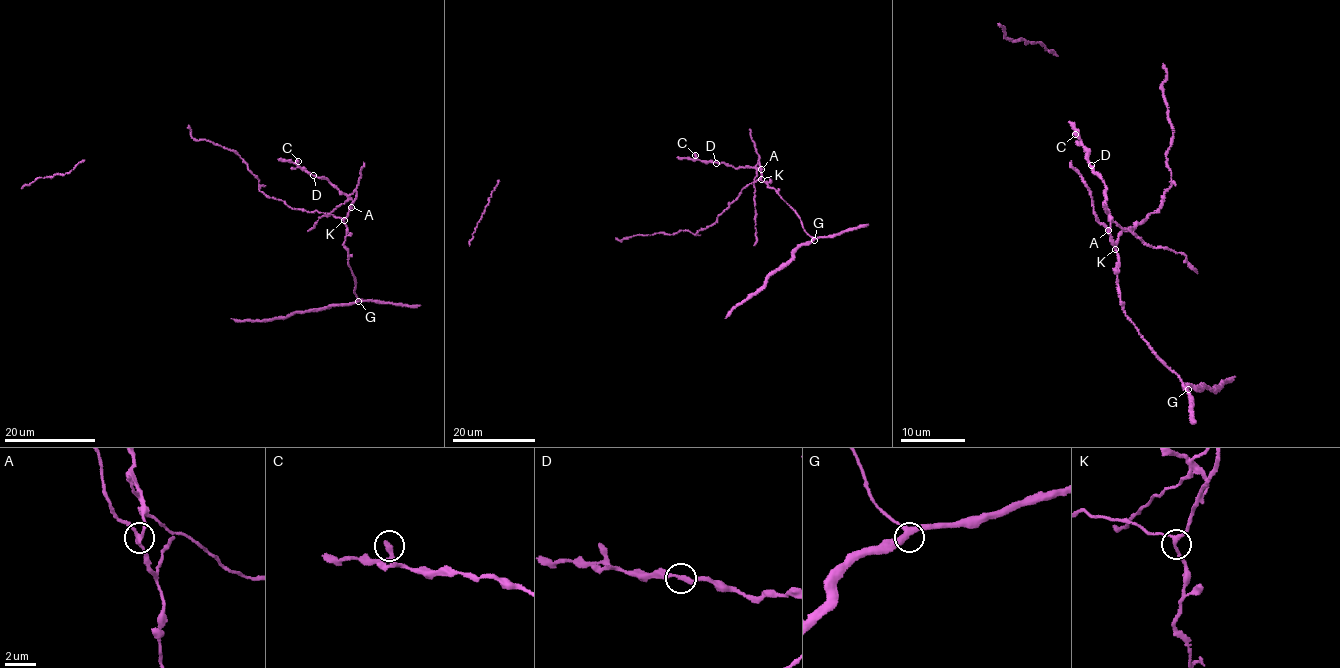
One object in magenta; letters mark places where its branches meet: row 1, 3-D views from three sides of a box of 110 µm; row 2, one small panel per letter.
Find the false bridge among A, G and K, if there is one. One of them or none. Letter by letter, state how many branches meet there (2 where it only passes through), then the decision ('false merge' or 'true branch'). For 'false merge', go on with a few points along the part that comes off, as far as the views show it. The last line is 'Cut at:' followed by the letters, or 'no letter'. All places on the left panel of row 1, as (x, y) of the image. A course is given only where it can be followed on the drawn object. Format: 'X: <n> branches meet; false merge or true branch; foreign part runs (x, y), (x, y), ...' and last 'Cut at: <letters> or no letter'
A: 3 branches meet; false merge; foreign part runs (351, 207), (349, 199), (337, 206), (330, 215), (318, 217), (315, 227), (307, 231)
G: 3 branches meet; true branch
K: 3 branches meet; true branch
Cut at: A

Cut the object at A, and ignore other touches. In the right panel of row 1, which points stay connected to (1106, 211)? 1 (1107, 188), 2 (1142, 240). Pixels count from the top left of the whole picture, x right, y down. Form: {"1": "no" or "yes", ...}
{"1": "yes", "2": "yes"}

